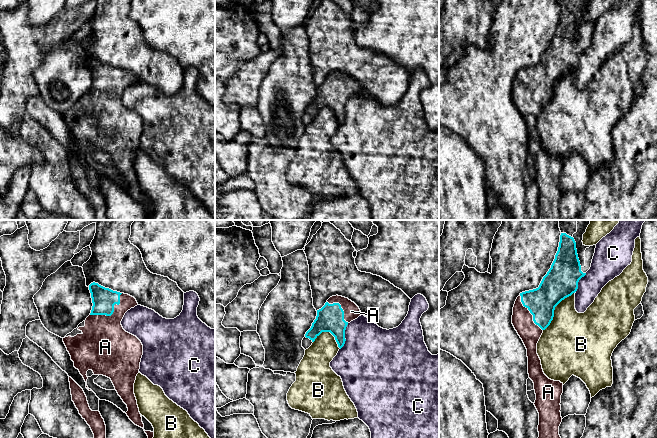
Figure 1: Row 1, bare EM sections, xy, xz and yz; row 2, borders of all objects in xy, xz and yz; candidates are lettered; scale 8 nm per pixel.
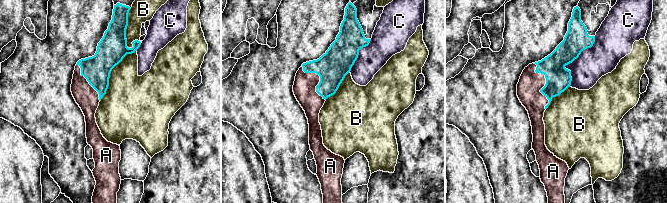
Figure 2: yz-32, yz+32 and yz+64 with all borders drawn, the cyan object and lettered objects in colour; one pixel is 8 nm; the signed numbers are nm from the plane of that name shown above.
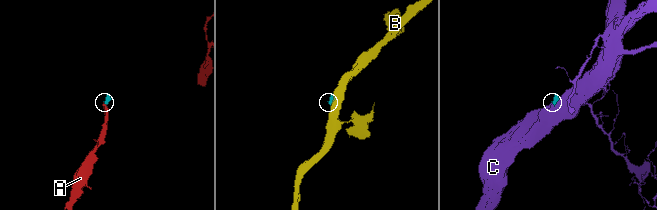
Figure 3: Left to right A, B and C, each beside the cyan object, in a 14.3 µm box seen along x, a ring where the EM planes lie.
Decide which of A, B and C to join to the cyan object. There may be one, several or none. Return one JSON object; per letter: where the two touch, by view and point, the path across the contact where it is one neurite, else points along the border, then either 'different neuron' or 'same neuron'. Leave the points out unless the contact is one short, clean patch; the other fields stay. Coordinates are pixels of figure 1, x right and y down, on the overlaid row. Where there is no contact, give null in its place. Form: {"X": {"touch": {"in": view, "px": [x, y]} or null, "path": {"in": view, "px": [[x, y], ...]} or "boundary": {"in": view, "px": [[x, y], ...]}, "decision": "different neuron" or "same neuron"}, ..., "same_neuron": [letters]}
{"A": {"touch": {"in": "xy", "px": [112, 313]}, "decision": "same neuron"}, "B": {"touch": {"in": "yz", "px": [554, 309]}, "decision": "different neuron"}, "C": {"touch": {"in": "xz", "px": [344, 336]}, "decision": "different neuron"}, "same_neuron": ["A"]}

